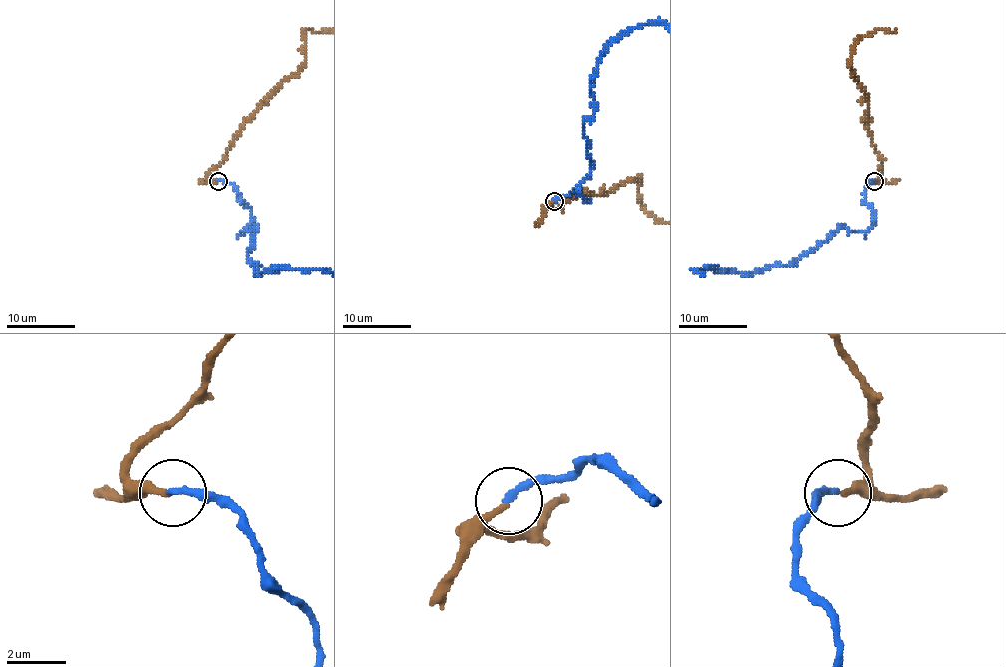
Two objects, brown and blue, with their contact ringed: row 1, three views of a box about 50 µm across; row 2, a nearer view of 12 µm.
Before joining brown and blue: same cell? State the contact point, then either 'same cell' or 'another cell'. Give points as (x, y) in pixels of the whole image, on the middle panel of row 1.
at (554, 201); same cell

